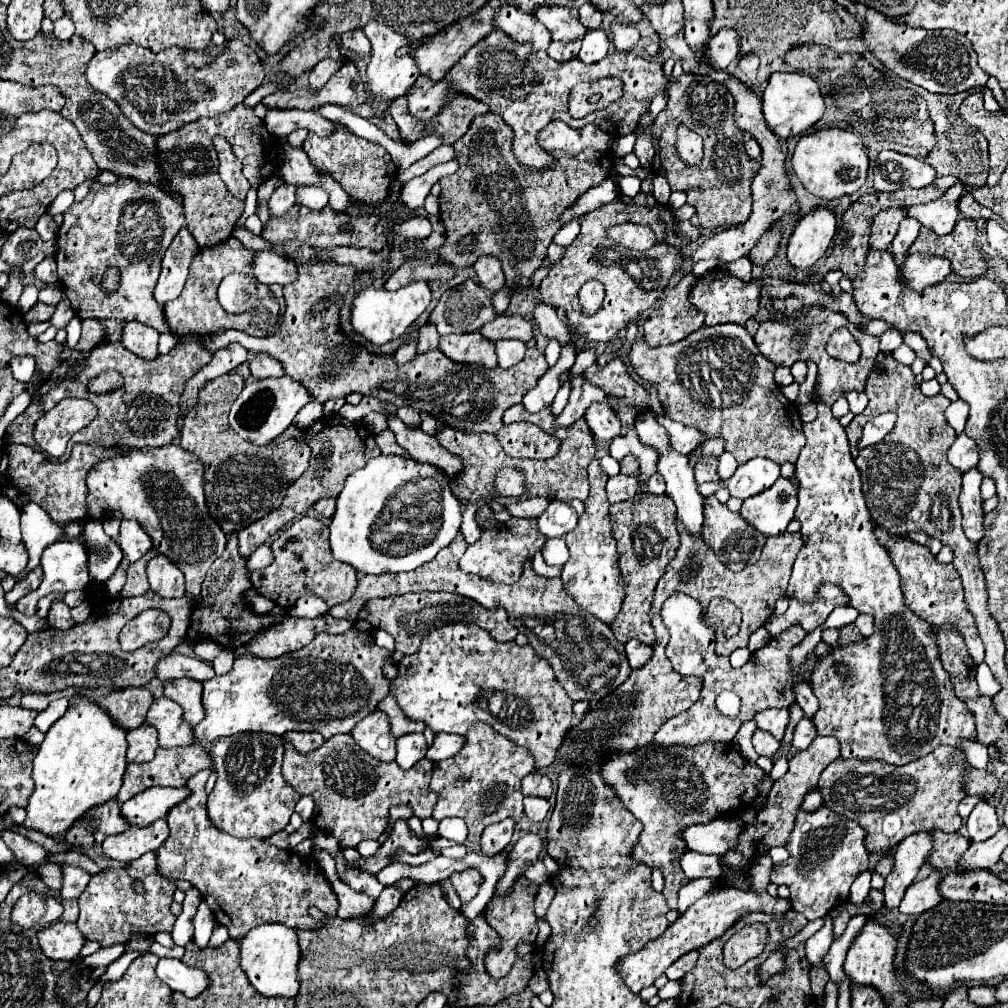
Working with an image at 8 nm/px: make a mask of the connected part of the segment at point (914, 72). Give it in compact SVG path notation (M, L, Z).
M868 9L862 23L860 39L884 67L888 67L902 79L908 79L928 89L930 93L954 95L974 87L984 87L988 81L988 73L984 73L984 69L980 69L976 61L976 51L972 49L968 39L954 29L940 29L940 31L914 29L904 23L890 21L876 9Z

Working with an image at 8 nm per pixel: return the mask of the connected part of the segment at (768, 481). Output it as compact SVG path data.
M754 457L754 459L738 465L738 469L734 471L734 475L730 479L720 479L716 483L700 485L700 493L704 497L710 497L718 489L728 487L732 497L748 499L748 497L758 495L758 493L766 491L768 487L772 487L778 477L780 477L780 465L776 465L764 457Z

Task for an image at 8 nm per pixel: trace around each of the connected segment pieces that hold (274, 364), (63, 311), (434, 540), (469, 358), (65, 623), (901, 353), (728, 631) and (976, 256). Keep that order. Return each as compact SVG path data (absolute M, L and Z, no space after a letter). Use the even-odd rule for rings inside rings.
M260 353L250 361L250 371L254 379L268 379L268 377L282 377L284 375L284 367L278 359Z
M63 288L61 301L56 305L55 312L50 319L50 323L52 326L58 327L60 323L69 323L72 317L75 316L74 311L70 306L70 302L66 295L66 291Z
M386 457L370 459L362 469L350 473L336 497L336 511L330 523L330 547L334 559L350 563L362 573L402 573L412 571L426 561L434 559L440 547L446 547L458 533L462 511L458 499L452 495L448 481L436 467L420 463L412 457Z
M480 333L444 335L440 337L438 349L454 363L478 363L486 369L494 369L498 365L494 343L484 339Z
M54 601L48 613L48 623L56 629L68 629L72 627L72 617L70 617L70 607L64 601Z
M900 345L898 349L892 351L896 355L896 359L902 363L902 365L912 365L912 361L916 359L916 353L908 347L908 345Z
M714 599L708 609L704 611L706 619L716 619L724 631L726 637L732 637L738 633L740 627L740 609L736 609L734 603L724 599Z
M958 219L948 235L936 235L922 227L910 253L932 253L952 261L954 273L962 277L978 277L986 273L984 255L976 247L976 223L972 219Z

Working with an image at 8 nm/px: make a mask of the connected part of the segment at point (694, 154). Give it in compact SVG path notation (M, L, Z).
M678 125L676 153L688 167L698 167L702 163L702 137L686 125Z

